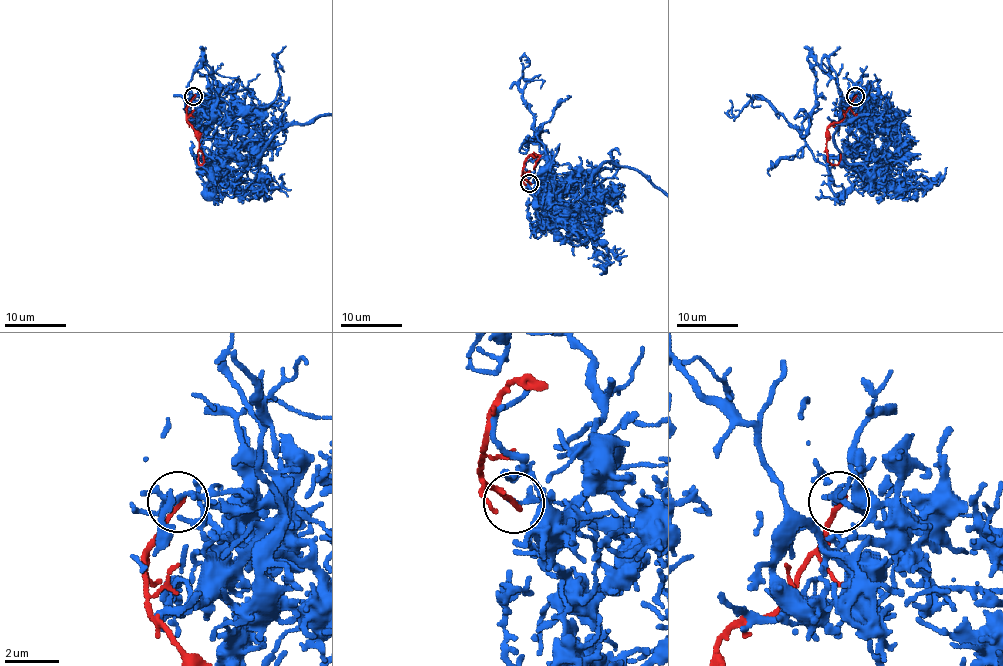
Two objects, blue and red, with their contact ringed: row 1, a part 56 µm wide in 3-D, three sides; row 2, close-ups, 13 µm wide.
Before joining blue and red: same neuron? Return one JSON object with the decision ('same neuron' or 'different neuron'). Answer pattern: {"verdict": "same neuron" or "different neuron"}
{"verdict": "different neuron"}

